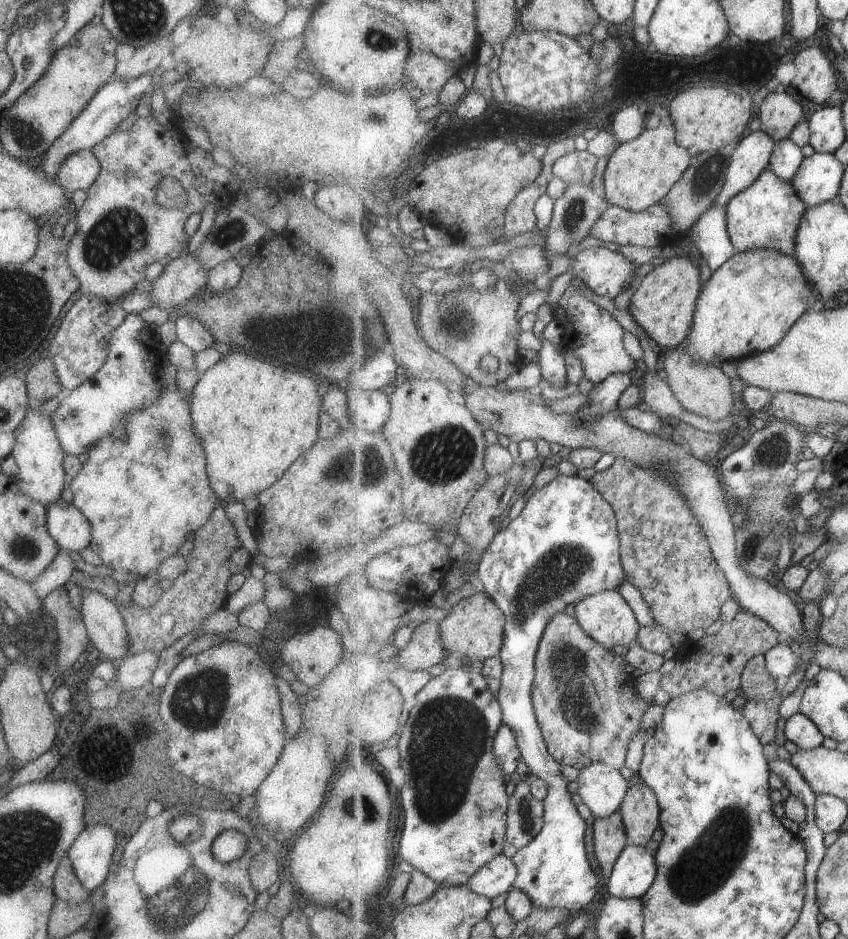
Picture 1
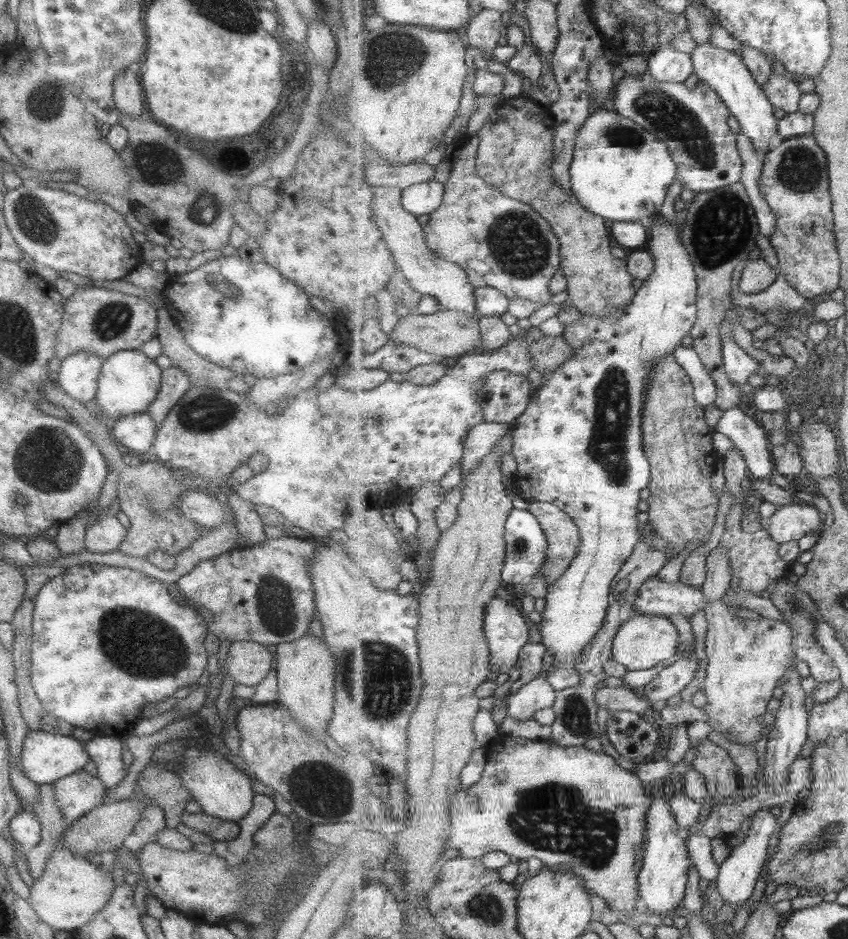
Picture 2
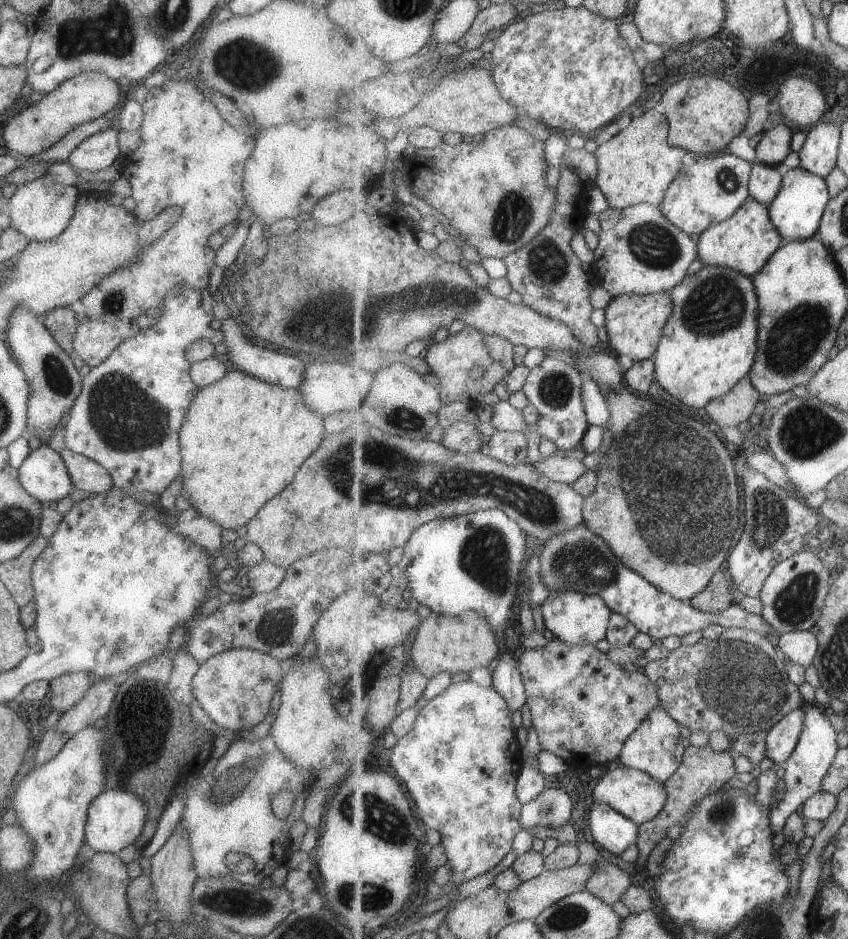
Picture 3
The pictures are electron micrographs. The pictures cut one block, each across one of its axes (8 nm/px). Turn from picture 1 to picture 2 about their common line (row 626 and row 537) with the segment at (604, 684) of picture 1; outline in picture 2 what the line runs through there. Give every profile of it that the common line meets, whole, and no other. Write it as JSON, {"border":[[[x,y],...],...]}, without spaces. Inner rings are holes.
{"border":[[[532,502],[528,509],[540,519],[541,526],[548,537],[547,558],[537,575],[544,578],[549,588],[570,569],[575,557],[579,554],[582,543],[581,529],[572,516],[550,502]]]}

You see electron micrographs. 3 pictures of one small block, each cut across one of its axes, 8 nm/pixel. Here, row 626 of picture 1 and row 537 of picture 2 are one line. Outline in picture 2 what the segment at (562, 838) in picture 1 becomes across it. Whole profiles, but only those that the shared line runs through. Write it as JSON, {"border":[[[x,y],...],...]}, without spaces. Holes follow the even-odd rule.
{"border":[[[514,508],[506,522],[506,565],[502,572],[505,584],[510,588],[511,584],[520,583],[527,577],[537,576],[544,565],[548,552],[548,537],[541,526],[540,519],[529,509]]]}

